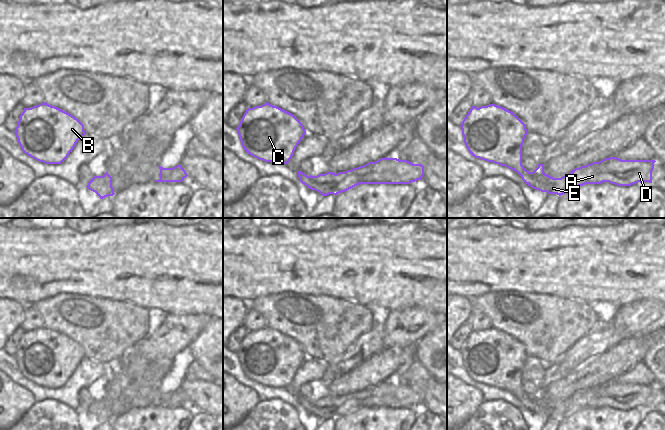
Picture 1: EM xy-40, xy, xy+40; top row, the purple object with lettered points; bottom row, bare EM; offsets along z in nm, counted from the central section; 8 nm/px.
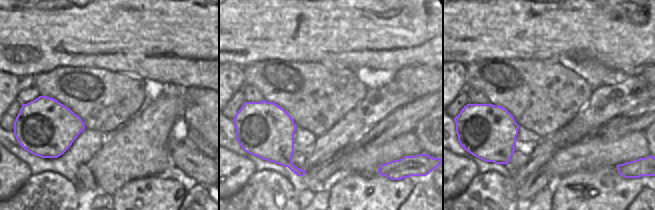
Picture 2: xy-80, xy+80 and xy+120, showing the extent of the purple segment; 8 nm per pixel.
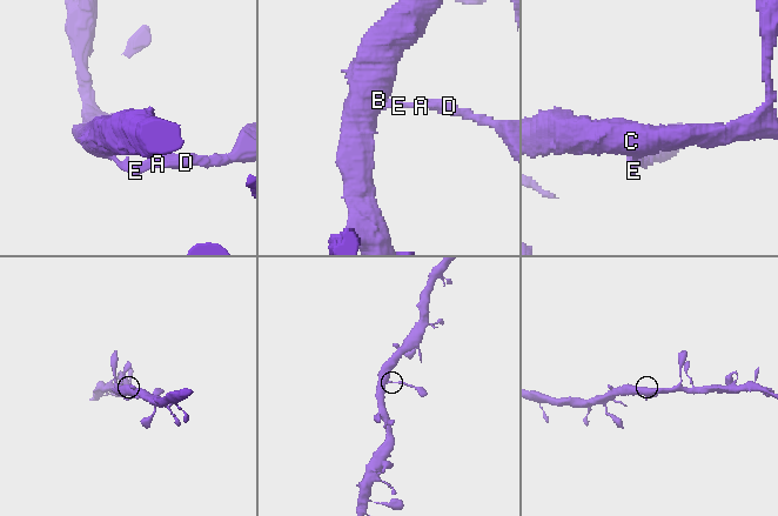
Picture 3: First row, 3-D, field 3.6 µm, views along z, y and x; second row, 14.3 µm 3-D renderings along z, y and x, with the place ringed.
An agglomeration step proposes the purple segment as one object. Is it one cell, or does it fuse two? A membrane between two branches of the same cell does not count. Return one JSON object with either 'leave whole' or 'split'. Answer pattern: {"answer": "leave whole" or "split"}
{"answer": "leave whole"}

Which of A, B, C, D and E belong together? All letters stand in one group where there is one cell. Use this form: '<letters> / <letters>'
A B C D E

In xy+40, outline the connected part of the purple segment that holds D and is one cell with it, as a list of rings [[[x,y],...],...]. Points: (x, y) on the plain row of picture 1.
[[[495,328],[479,332],[472,330],[460,351],[464,367],[472,380],[514,394],[528,410],[541,416],[561,420],[585,408],[609,406],[617,410],[631,410],[638,406],[652,407],[655,384],[621,384],[614,380],[575,392],[561,402],[553,402],[545,398],[544,389],[540,387],[533,396],[529,396],[522,389],[522,369],[528,357],[526,349],[516,338]]]

